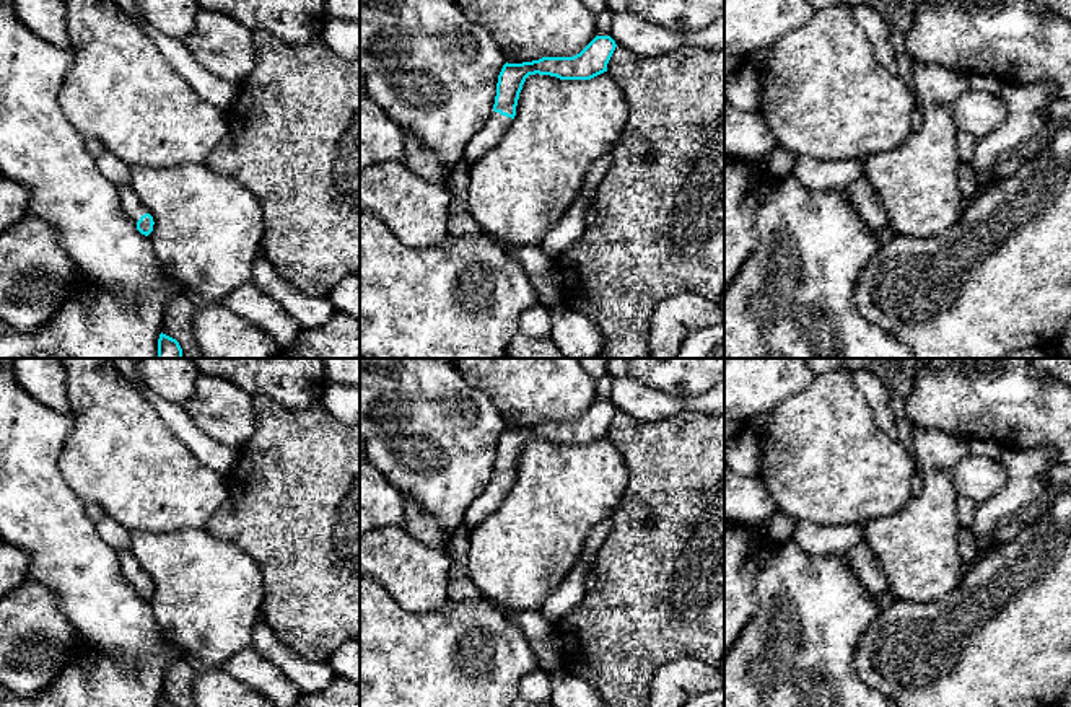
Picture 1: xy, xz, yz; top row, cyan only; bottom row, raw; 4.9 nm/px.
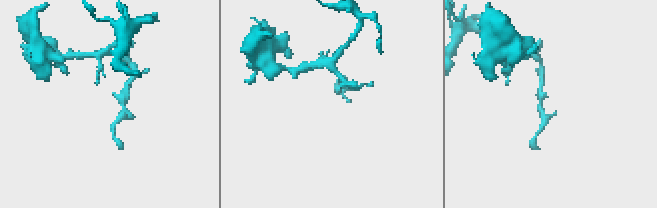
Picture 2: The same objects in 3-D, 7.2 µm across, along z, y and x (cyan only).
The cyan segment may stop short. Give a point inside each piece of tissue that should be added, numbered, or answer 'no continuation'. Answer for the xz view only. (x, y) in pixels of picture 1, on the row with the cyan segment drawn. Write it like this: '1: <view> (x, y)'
1: xz (497, 124)

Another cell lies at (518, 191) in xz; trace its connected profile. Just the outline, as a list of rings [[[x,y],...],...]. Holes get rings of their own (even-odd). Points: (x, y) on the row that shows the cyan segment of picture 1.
[[[607,72],[591,80],[529,75],[509,129],[495,148],[470,165],[469,213],[500,243],[540,246],[581,194],[592,163],[612,152],[627,116],[628,103]]]

